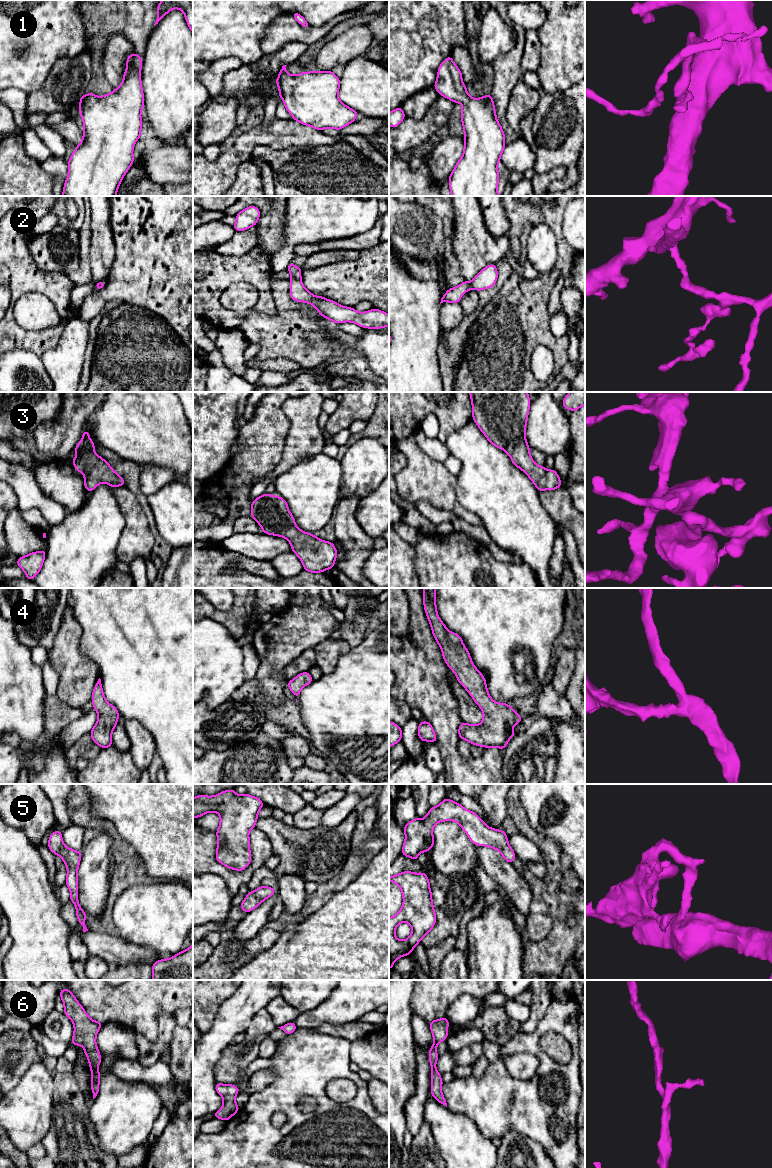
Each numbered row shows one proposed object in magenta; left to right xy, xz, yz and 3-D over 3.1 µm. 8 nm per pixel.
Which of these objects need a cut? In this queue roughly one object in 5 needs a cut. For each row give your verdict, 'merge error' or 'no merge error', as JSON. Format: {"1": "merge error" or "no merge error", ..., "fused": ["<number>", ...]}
{"1": "no merge error", "2": "no merge error", "3": "no merge error", "4": "no merge error", "5": "no merge error", "6": "no merge error", "fused": []}

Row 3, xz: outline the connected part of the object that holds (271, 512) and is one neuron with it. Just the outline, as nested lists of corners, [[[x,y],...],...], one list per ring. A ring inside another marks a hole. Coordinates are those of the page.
[[[259,496],[251,503],[250,516],[262,527],[263,533],[287,539],[305,571],[318,573],[333,568],[337,557],[333,542],[299,529],[283,497]]]

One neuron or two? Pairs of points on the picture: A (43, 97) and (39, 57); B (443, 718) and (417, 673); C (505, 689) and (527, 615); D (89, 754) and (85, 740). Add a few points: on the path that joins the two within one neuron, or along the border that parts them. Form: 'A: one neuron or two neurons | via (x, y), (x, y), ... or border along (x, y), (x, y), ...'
A: two neurons | border along (53, 66), (44, 84), (28, 94)
B: one neuron | via (439, 707), (423, 684)
C: one neuron | via (504, 671), (504, 638), (509, 633)
D: one neuron | via (89, 751), (85, 747), (85, 743)

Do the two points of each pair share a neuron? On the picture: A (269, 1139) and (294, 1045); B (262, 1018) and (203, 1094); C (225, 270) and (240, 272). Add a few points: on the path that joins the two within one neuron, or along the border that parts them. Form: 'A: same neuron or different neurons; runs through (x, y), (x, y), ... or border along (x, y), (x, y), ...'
A: same neuron; runs through (266, 1116), (266, 1108), (294, 1080), (294, 1068)
B: different neurons; border along (221, 1056), (215, 1067), (215, 1082)
C: same neuron; runs through (229, 270), (236, 270)

